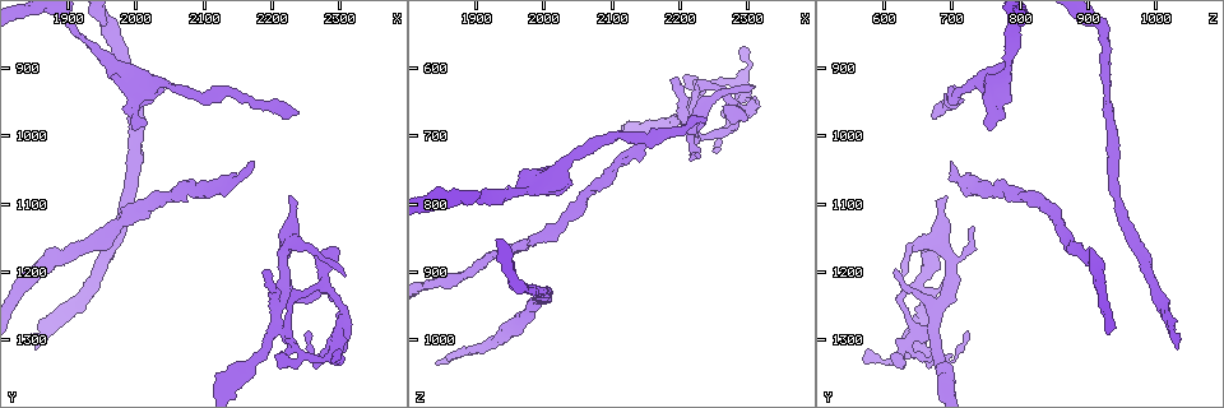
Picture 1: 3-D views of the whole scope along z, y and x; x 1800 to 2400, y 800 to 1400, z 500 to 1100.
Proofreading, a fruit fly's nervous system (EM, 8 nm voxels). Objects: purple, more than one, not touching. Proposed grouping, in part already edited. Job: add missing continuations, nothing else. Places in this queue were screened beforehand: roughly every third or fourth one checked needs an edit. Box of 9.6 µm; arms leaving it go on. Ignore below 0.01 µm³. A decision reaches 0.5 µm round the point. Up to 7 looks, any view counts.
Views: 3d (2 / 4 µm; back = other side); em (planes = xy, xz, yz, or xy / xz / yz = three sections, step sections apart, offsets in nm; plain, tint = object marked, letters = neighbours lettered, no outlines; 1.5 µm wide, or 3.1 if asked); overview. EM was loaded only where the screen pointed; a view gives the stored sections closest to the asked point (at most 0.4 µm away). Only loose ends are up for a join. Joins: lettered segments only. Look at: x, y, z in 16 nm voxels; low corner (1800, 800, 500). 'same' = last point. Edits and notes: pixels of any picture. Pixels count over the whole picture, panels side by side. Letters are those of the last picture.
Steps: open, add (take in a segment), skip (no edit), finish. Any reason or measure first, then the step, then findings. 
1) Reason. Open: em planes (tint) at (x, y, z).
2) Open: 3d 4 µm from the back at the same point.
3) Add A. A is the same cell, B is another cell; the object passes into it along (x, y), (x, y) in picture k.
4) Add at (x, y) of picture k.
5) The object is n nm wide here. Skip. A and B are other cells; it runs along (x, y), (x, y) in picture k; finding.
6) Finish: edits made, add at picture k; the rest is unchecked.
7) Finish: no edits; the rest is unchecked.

Open: em planes (letters) at (2225, 1135, 730).

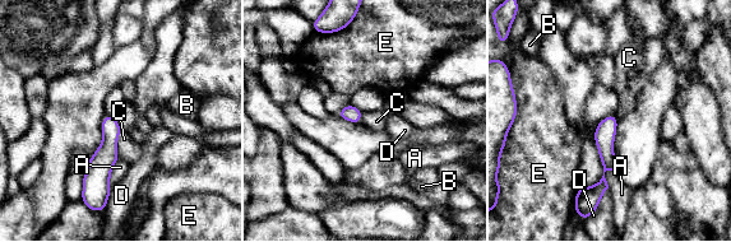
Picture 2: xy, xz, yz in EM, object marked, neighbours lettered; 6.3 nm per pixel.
Skip. A, B, C, D and E are other cells; it runs along (612, 117), (606, 129), (606, 168), (596, 195) in picture 2; no lettered segment goes on from it.

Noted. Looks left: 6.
Open: 3d 2 µm at (2170, 1040, 695).

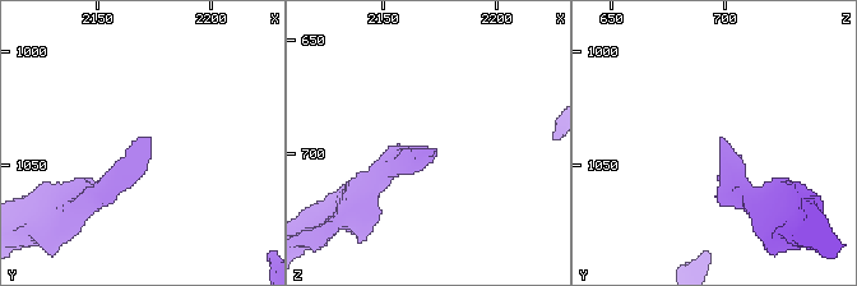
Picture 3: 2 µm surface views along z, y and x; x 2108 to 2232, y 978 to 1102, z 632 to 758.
Open: em yz step 4 (letters) at (2174, 1037, 697).

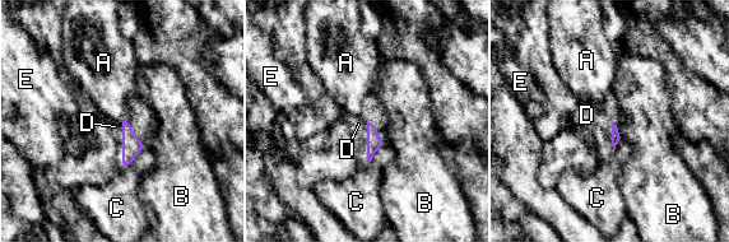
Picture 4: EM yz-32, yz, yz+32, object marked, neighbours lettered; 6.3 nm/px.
Add D. D is the same cell, A, B, C and E are other cells; it goes on there.

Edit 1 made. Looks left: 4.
Open: overview.

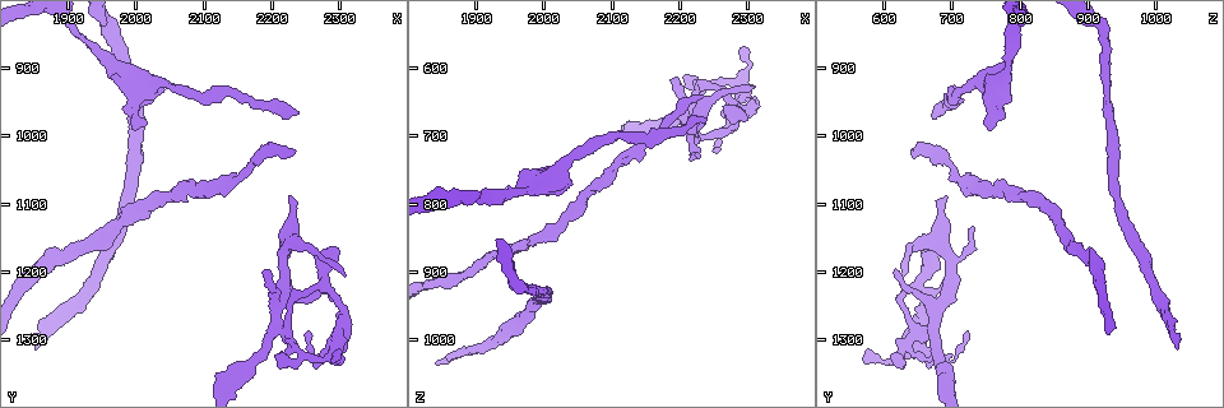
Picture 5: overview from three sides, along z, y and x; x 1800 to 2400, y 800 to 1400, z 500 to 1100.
Long arm stops here. Open: em xz step 8 (plain) at (1855, 1315, 1035).

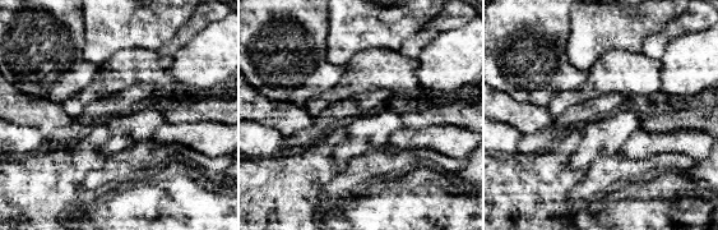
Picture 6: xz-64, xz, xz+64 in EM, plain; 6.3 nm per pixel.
Open: em xz step 8 (letters) at the same point.

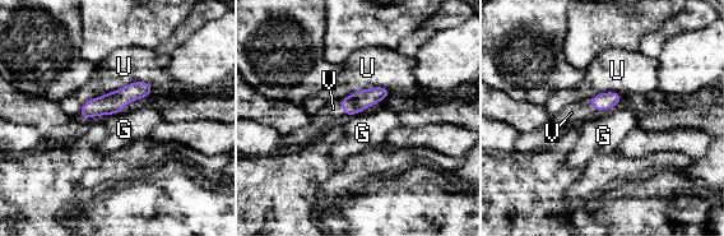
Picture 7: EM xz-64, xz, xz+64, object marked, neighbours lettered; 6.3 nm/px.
Add V. V is the same cell, G and U are other cells; the object passes into it along (358, 101), (342, 107), (333, 109) in picture 7; the cell continues.

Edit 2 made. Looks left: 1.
Finish: edits made, add at picture 4, add at picture 7; the rest is unchecked.

